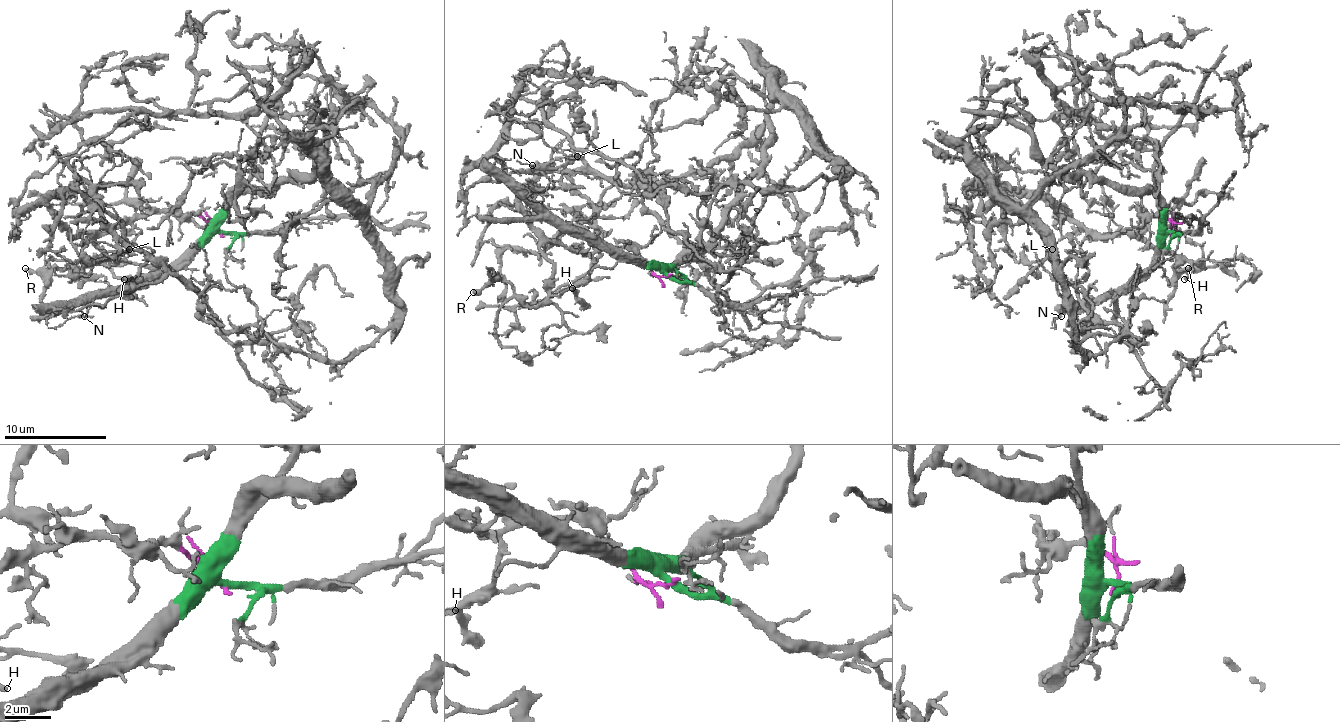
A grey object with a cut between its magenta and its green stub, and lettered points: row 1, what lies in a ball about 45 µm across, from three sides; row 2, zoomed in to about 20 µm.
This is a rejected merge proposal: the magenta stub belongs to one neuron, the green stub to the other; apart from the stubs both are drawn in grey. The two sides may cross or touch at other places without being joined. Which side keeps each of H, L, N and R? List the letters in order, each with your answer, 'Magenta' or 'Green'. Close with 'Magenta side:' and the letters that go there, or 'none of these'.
H: Magenta
L: Magenta
N: Green
R: Magenta
Magenta side: H, L, R

